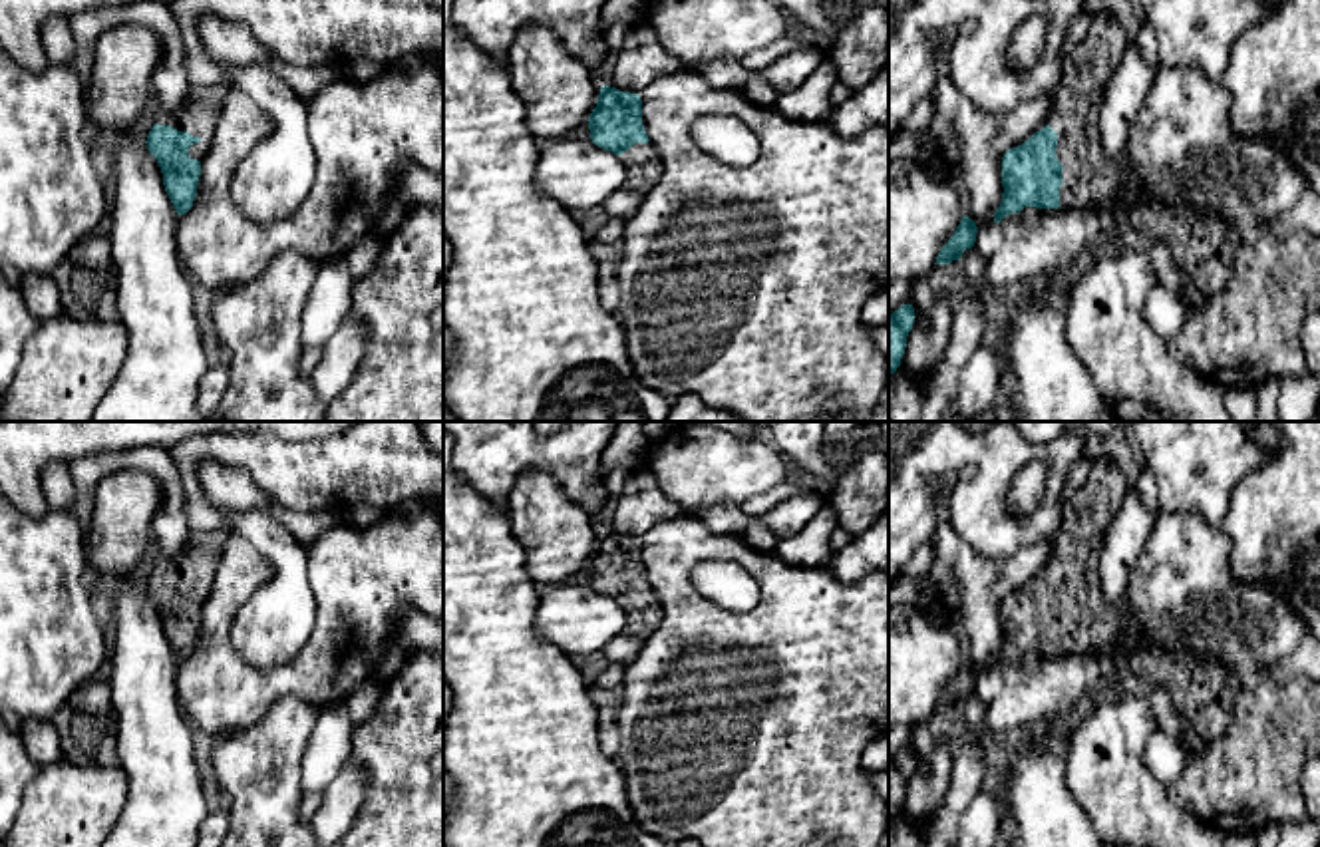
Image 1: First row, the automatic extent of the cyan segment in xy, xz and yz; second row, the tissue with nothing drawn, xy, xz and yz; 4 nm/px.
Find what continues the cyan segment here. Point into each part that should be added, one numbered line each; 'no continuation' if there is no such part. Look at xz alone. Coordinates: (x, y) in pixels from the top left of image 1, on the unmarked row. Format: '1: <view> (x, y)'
1: xz (643, 611)

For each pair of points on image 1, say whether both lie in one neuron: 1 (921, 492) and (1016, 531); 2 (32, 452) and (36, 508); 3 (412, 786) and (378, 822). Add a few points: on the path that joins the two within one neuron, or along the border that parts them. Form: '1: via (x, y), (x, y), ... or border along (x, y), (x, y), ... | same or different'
1: via (947, 460), (975, 460), (989, 474), (989, 500) | same
2: via (28, 466), (28, 494) | same
3: via (406, 794), (386, 814) | same

